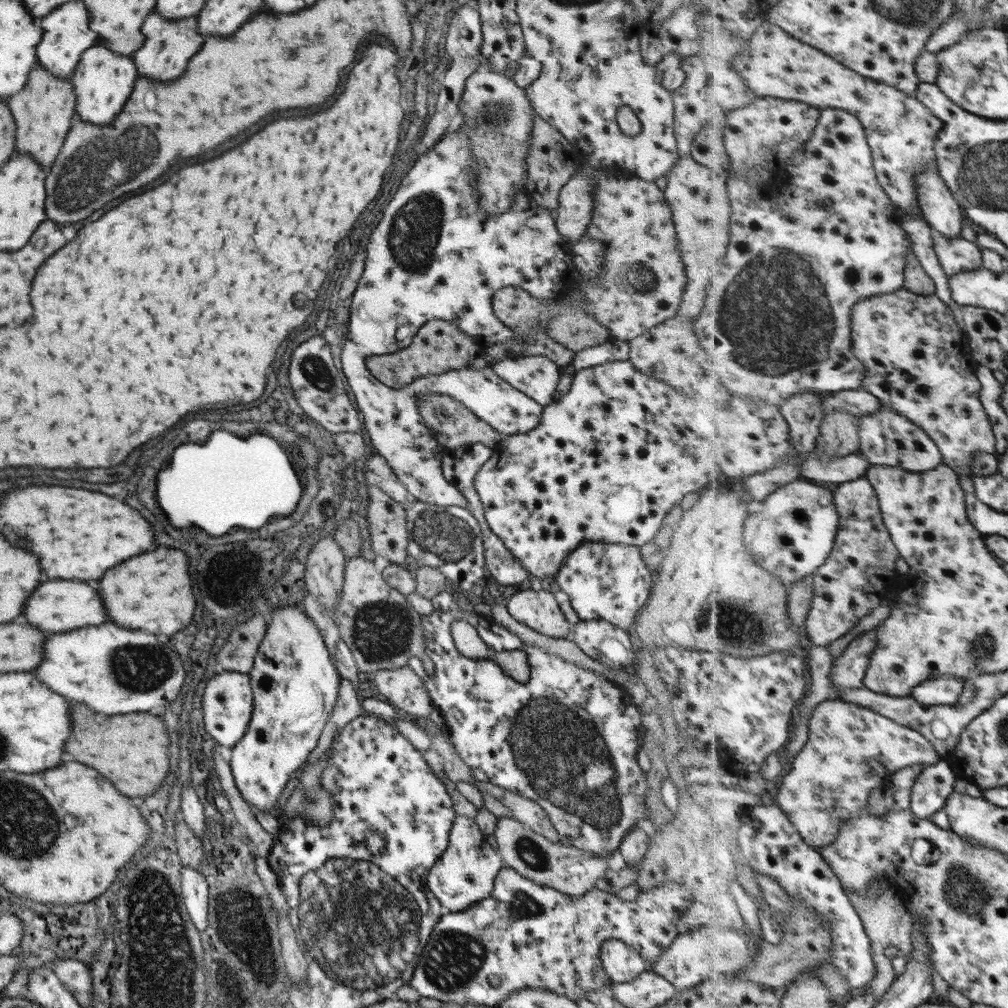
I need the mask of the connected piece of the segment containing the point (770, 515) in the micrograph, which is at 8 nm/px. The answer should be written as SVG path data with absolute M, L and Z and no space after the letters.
M806 478L782 485L770 495L761 512L751 514L745 525L746 544L754 559L766 571L780 578L786 586L814 577L824 567L841 529L841 515L837 510L835 492Z

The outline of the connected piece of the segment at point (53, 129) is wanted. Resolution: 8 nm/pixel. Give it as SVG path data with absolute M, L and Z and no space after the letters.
M39 63L29 75L26 87L8 100L16 122L15 153L32 156L46 169L52 166L76 117L76 92L70 81L56 79Z

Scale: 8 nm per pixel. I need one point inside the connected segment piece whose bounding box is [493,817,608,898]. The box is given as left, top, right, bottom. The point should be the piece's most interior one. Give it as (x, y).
(573, 871)

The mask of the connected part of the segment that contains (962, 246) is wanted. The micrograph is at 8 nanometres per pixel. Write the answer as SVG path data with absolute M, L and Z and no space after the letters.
M938 232L934 237L936 237L936 253L938 253L948 276L984 267L985 255L980 244L966 240L962 236L948 238Z

